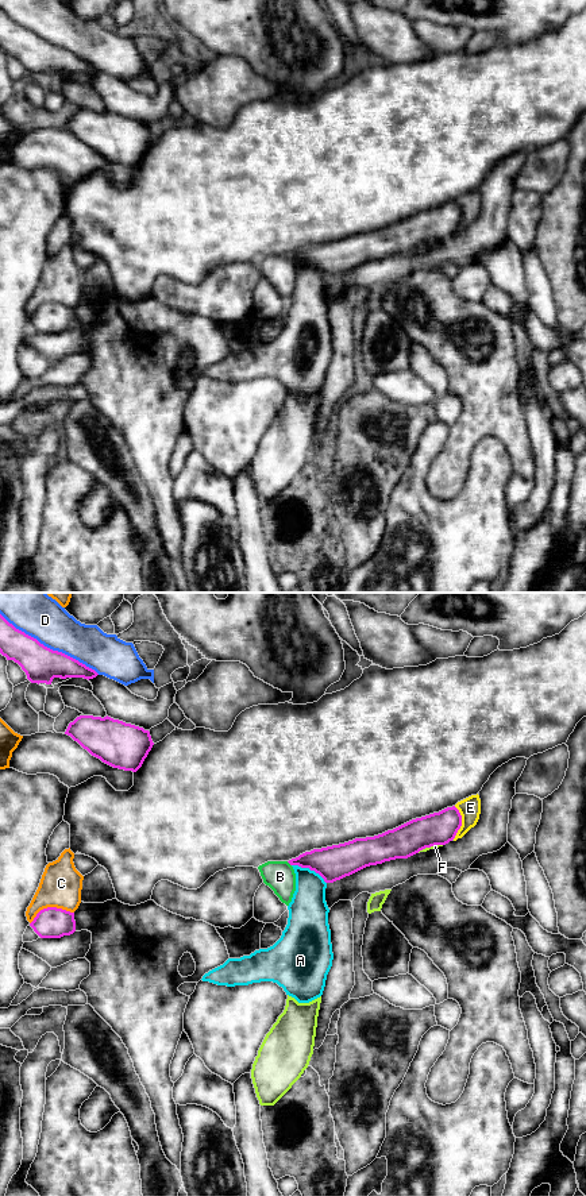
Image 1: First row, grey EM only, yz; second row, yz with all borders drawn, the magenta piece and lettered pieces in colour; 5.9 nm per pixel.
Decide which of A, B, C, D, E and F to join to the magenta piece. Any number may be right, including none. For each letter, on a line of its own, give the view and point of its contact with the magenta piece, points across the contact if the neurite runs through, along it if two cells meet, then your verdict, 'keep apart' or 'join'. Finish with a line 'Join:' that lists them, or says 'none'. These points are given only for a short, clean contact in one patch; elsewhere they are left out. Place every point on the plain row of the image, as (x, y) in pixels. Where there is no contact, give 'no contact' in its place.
A: yz (309, 263) | keep apart
B: yz (289, 258) | keep apart
C: yz (50, 303) | keep apart
D: yz (49, 43) | keep apart
E: yz (461, 218) | keep apart
F: yz (430, 242) | along yz (442, 239), (425, 242), (417, 247) | keep apart
Join: none

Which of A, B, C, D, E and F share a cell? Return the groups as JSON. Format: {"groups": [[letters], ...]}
{"groups": [["A"], ["B"], ["C"], ["D"], ["E"], ["F"]]}

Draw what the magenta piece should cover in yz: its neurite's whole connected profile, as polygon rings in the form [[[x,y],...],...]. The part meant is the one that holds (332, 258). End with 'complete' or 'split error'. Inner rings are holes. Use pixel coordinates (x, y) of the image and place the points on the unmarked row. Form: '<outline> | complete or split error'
[[[452,201],[374,232],[305,247],[288,258],[309,263],[325,278],[334,278],[366,262],[408,254],[425,243],[446,240],[455,234],[460,221],[462,211]]] | complete

